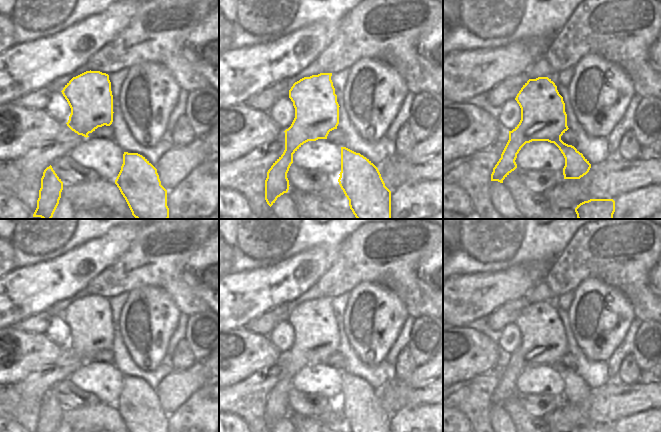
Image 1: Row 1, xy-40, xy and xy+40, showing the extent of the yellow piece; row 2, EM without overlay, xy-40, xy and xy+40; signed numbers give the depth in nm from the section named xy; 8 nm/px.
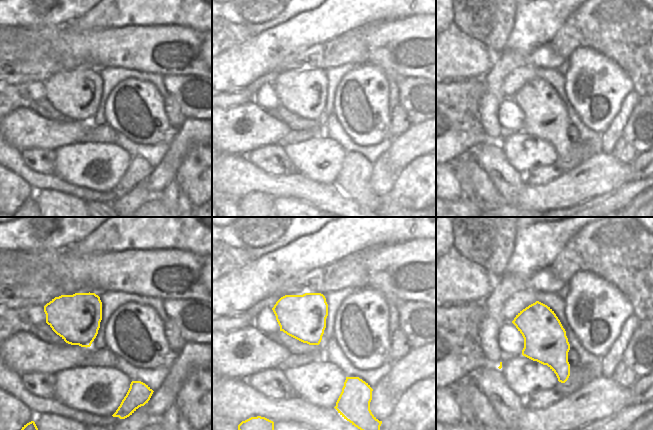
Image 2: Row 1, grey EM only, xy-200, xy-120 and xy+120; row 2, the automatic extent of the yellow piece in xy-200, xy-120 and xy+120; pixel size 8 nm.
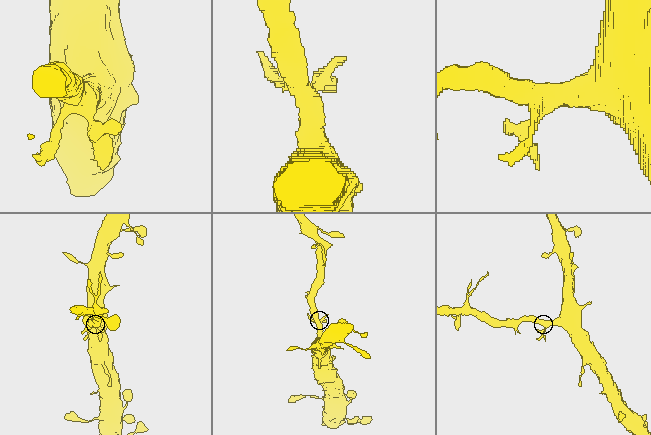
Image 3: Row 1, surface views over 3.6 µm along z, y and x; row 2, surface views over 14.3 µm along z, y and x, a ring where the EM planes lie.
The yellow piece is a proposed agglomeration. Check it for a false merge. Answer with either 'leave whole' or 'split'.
leave whole

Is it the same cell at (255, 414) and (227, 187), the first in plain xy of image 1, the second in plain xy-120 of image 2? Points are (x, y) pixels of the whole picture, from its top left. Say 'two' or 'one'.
two

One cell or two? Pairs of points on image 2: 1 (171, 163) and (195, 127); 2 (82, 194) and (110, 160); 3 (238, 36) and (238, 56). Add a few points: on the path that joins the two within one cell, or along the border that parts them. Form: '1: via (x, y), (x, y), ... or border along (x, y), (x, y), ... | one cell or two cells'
1: via (175, 154), (179, 143), (186, 136) | one cell
2: border along (65, 180), (93, 190), (110, 192) | two cells
3: border along (254, 35), (222, 53) | two cells

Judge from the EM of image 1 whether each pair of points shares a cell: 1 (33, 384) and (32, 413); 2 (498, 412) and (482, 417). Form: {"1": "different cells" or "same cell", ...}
{"1": "different cells", "2": "different cells"}

